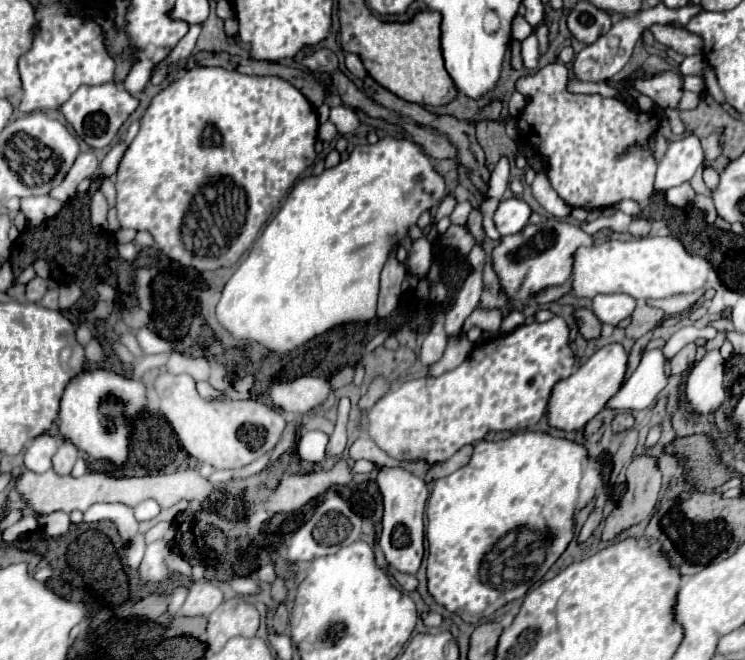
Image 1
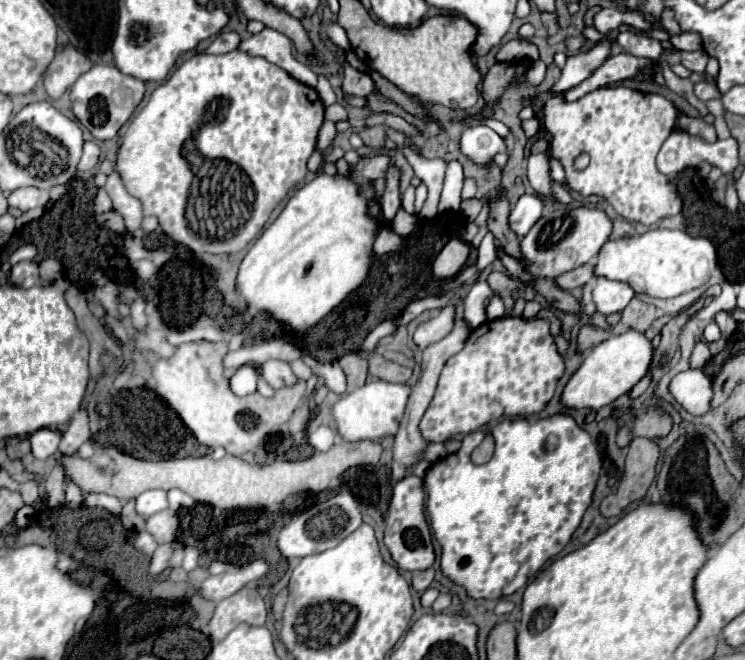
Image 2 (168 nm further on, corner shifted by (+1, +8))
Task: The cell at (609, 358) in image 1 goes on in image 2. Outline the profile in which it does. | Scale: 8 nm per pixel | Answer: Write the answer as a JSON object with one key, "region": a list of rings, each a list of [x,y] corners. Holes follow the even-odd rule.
{"region":[[[636,330],[612,336],[598,346],[590,350],[590,354],[584,358],[580,368],[572,374],[568,384],[562,390],[560,402],[570,408],[570,410],[582,410],[582,408],[592,408],[598,410],[610,402],[614,402],[618,396],[626,394],[648,370],[652,364],[652,344],[650,340]]]}

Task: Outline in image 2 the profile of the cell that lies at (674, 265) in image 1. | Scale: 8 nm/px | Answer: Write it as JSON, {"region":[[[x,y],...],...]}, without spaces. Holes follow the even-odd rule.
{"region":[[[658,228],[632,238],[608,240],[598,252],[594,276],[626,282],[634,292],[646,292],[652,298],[674,298],[704,286],[710,280],[712,264],[716,266],[716,250],[712,250],[710,240],[692,238],[682,230]]]}

